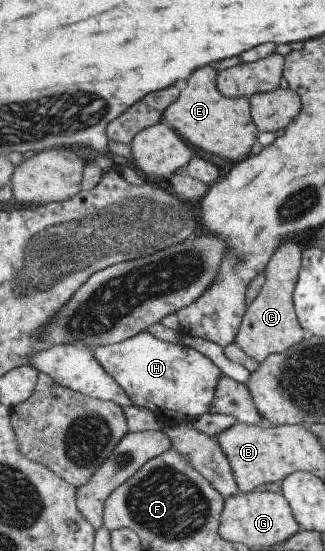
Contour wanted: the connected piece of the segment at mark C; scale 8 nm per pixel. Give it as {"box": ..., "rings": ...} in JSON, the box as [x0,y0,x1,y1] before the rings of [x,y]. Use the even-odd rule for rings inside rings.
{"box":[234,241,306,364],"rings":[[[292,241],[281,243],[281,246],[277,247],[262,272],[261,285],[255,289],[257,297],[249,303],[244,322],[237,331],[234,343],[258,364],[265,361],[269,355],[289,350],[306,336],[304,330],[299,327],[292,305],[292,292],[299,273],[301,250],[301,247]]]}

